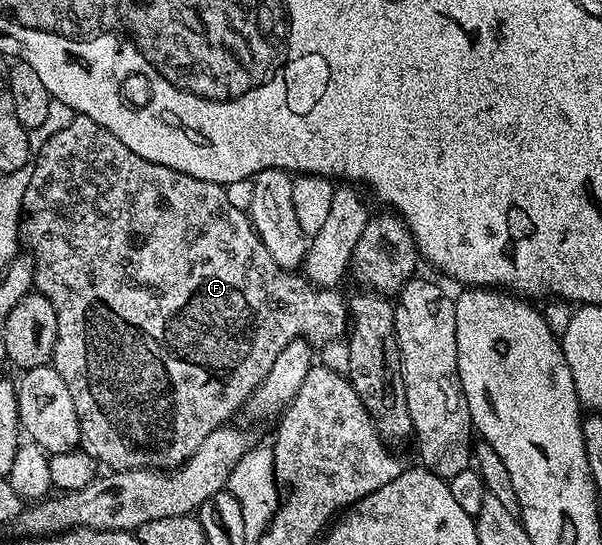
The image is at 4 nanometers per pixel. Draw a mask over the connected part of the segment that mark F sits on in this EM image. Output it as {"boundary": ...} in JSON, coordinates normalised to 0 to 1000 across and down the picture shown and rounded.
{"boundary":[[[126,211],[113,233],[76,257],[76,266],[51,297],[55,319],[43,343],[33,389],[32,440],[47,448],[53,475],[58,536],[76,541],[90,556],[96,578],[96,622],[90,629],[90,651],[83,668],[110,695],[116,727],[123,730],[123,754],[130,754],[130,776],[138,815],[168,855],[194,861],[292,861],[316,842],[336,806],[349,791],[380,778],[379,769],[410,741],[420,717],[442,695],[455,659],[468,651],[475,629],[490,618],[503,618],[518,629],[563,626],[580,609],[581,576],[573,539],[556,528],[525,528],[497,499],[470,494],[449,475],[449,461],[435,453],[419,400],[404,382],[385,371],[374,341],[349,336],[342,328],[322,328],[289,306],[269,299],[249,299],[236,284],[223,284],[203,255],[196,255],[176,233],[156,226],[156,218]]]}

